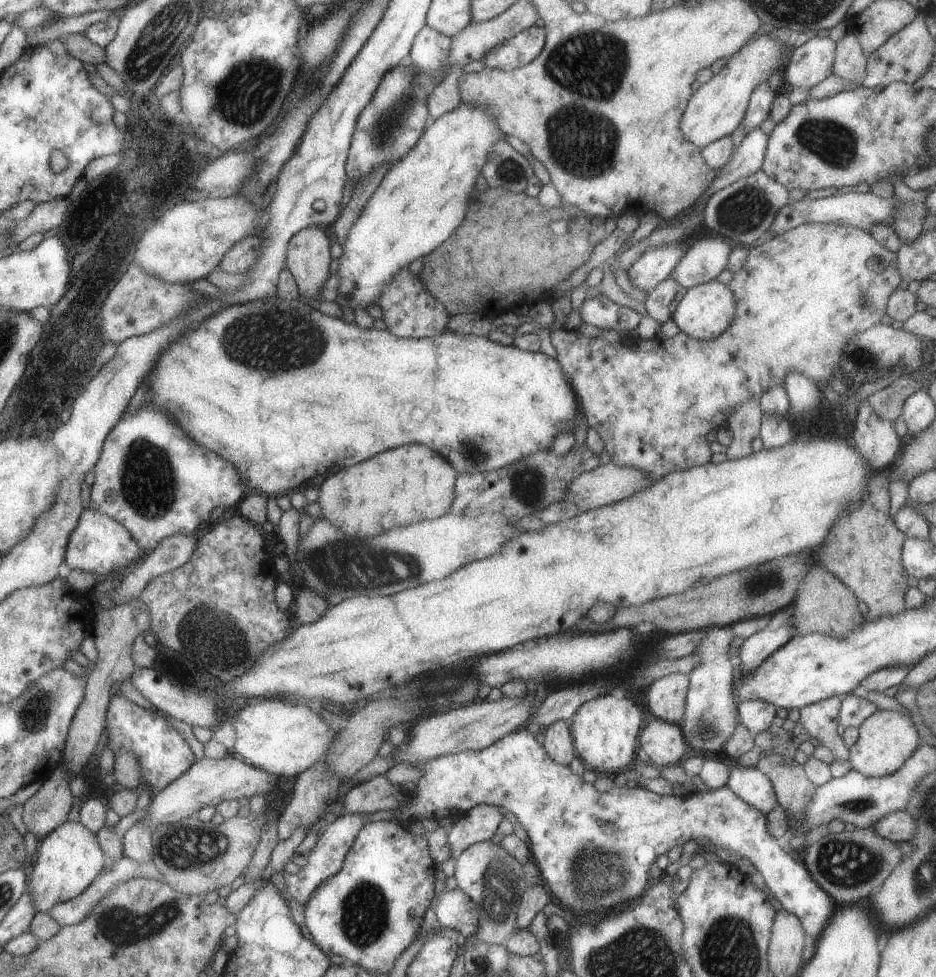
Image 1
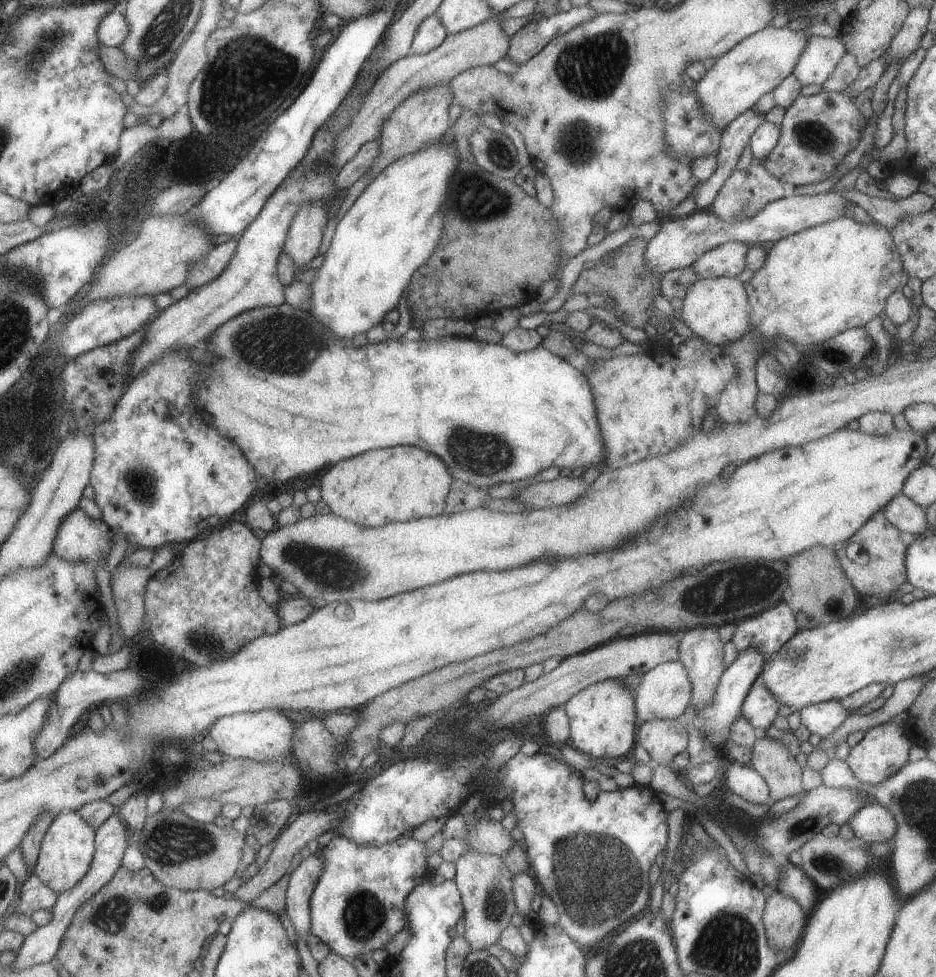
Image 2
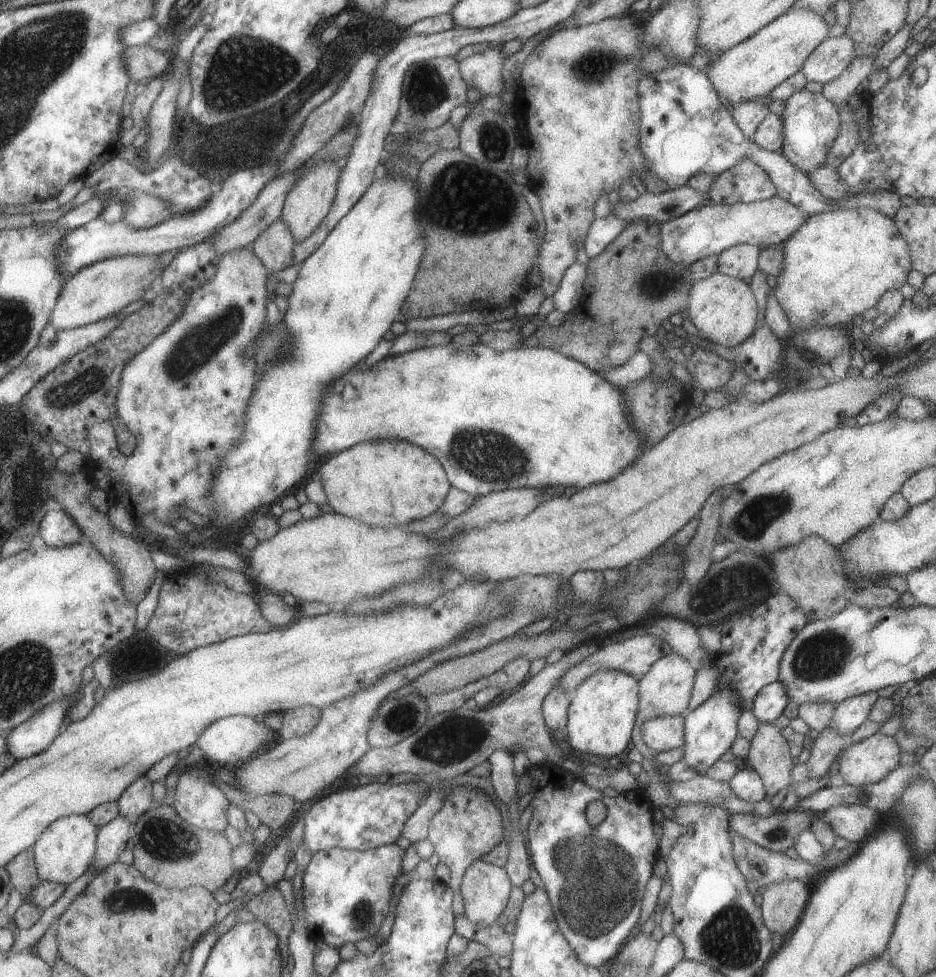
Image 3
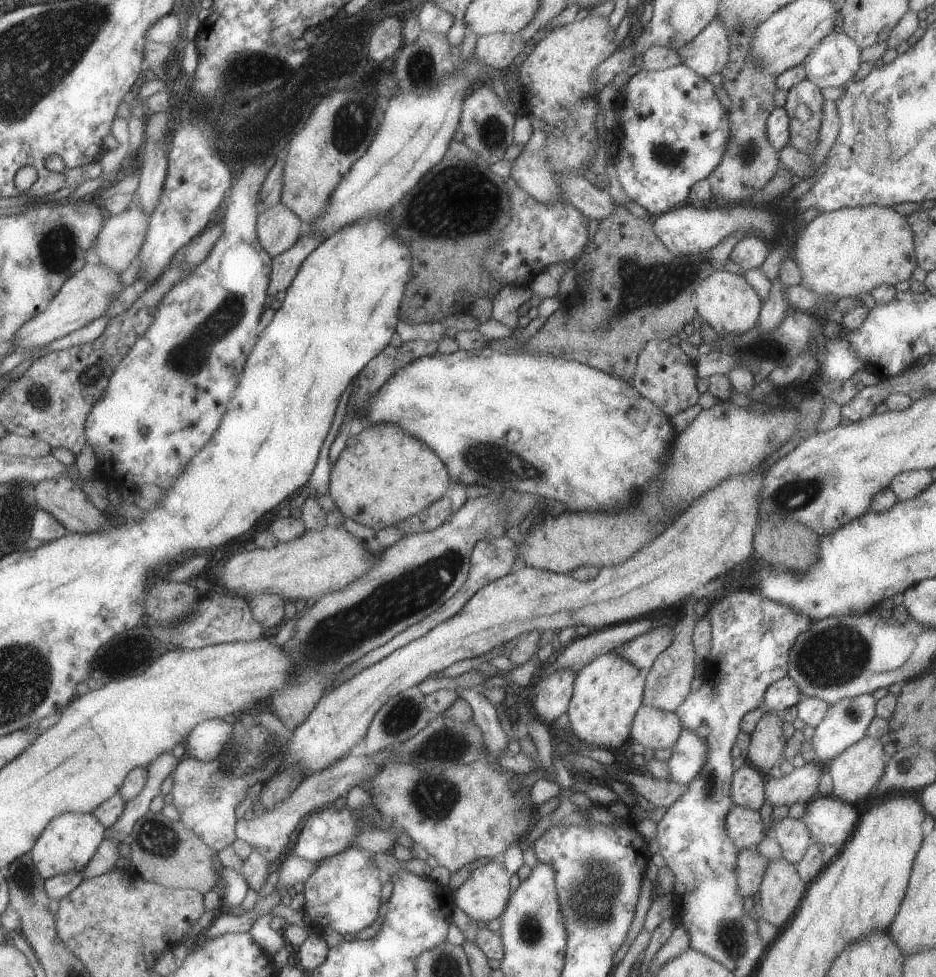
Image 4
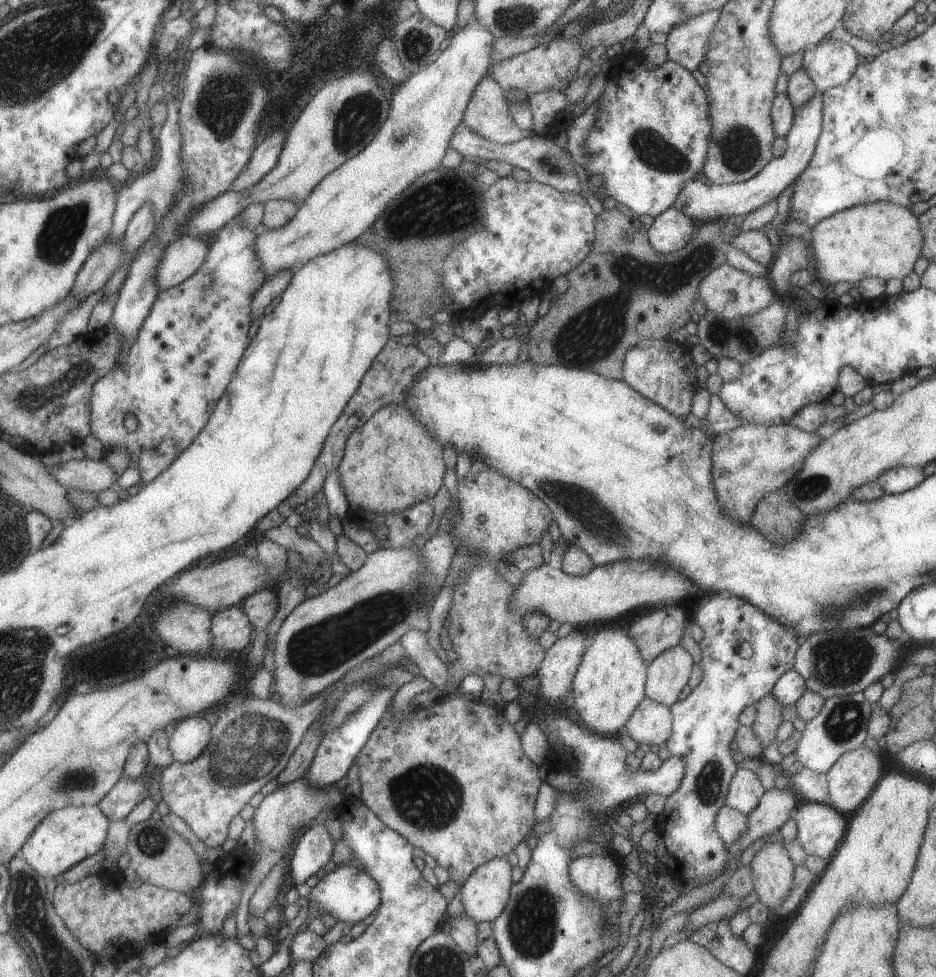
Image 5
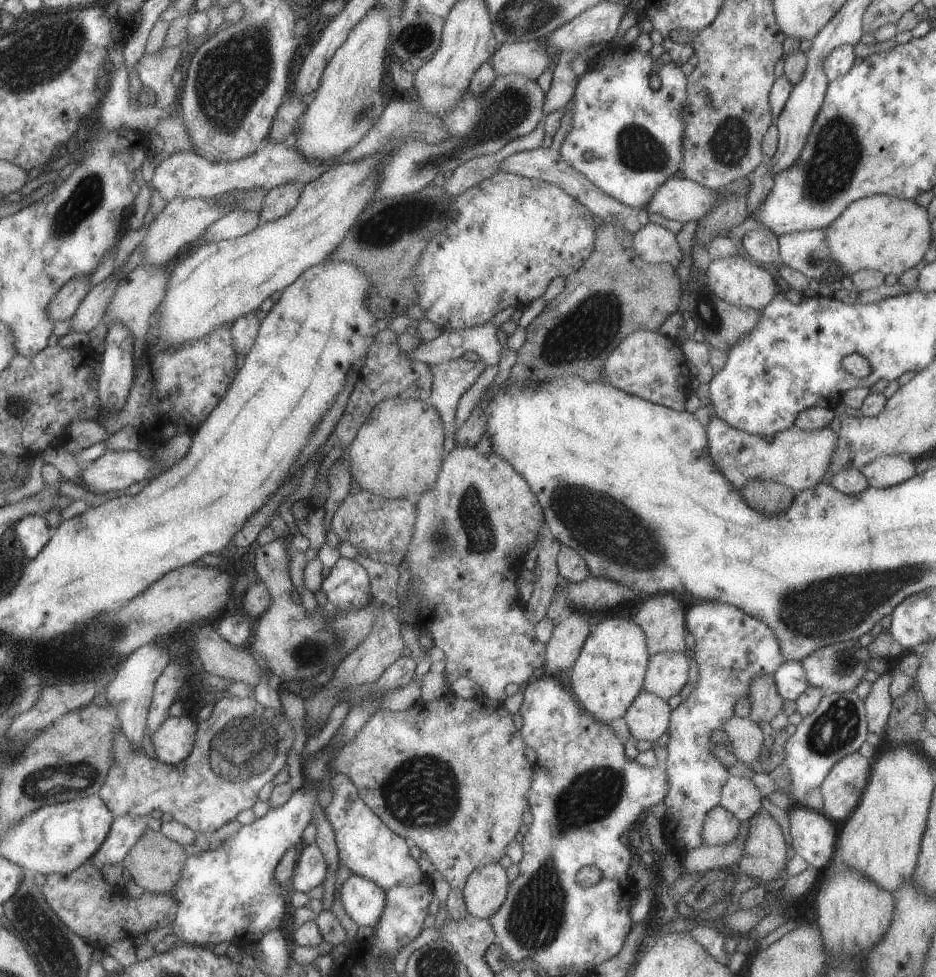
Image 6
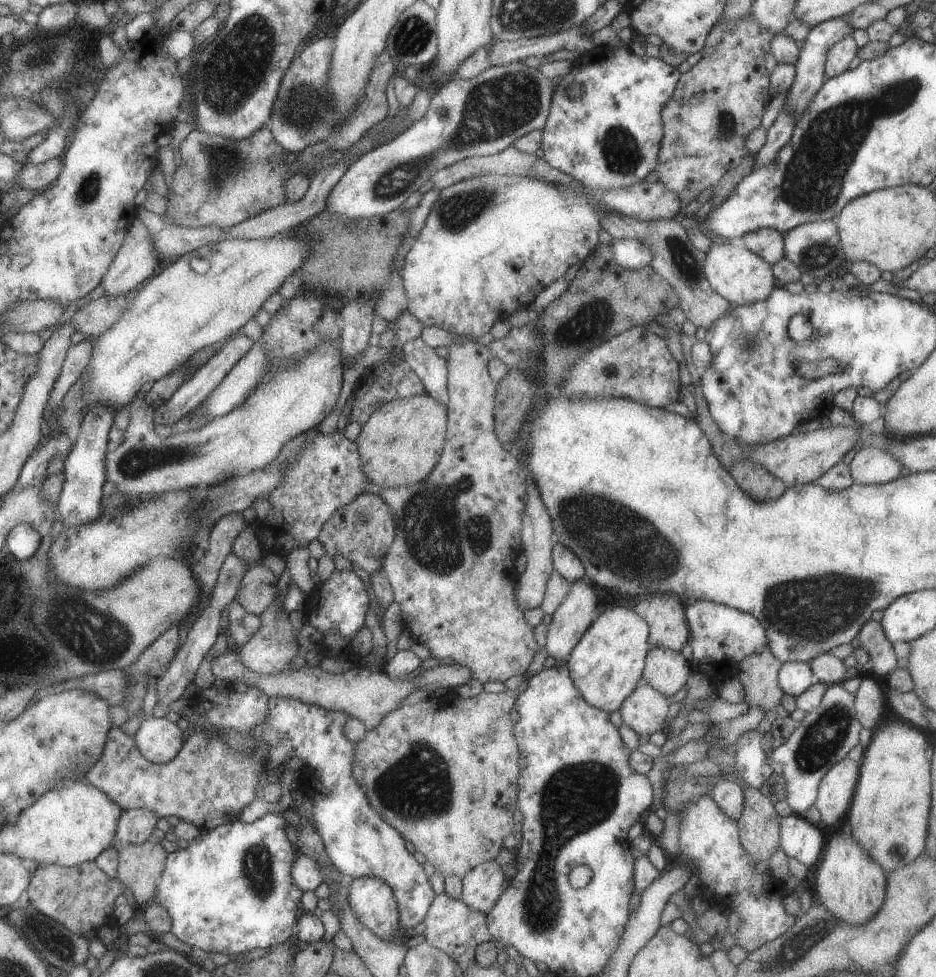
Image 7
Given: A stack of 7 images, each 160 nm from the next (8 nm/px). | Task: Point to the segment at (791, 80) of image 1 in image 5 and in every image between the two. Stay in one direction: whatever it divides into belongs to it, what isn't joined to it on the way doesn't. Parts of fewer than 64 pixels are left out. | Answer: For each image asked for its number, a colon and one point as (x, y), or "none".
2: (818, 57)
3: (826, 61)
4: (833, 61)
5: (829, 63)

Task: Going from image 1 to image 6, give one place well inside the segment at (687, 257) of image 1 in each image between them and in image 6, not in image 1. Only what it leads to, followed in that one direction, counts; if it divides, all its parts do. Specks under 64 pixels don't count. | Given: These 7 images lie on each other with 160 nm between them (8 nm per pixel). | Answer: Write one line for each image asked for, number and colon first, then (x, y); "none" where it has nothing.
2: (725, 260)
3: (739, 261)
4: (749, 252)
5: (754, 244)
6: (761, 245)

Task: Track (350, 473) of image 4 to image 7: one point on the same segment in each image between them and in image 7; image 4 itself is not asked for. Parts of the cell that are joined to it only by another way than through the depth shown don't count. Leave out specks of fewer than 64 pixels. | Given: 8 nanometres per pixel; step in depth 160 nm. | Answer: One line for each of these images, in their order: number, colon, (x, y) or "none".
5: (391, 462)
6: (396, 454)
7: (398, 445)

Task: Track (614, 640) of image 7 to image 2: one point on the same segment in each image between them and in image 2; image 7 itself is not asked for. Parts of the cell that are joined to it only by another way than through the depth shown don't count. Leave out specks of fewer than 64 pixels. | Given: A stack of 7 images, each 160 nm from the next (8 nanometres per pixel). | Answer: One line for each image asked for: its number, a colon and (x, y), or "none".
2: (601, 717)
3: (601, 712)
4: (606, 693)
5: (608, 684)
6: (607, 675)

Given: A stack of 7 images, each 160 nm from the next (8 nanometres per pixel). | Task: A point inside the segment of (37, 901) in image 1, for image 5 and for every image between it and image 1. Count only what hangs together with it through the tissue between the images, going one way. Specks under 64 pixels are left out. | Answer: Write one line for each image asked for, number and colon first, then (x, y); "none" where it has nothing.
2: (68, 850)
3: (67, 849)
4: (70, 841)
5: (65, 838)

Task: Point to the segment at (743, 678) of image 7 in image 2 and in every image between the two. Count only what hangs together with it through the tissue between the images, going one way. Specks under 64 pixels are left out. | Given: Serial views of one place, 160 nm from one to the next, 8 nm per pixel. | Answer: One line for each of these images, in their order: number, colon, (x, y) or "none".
2: (771, 760)
3: (769, 755)
4: (766, 744)
5: (768, 716)
6: (765, 703)

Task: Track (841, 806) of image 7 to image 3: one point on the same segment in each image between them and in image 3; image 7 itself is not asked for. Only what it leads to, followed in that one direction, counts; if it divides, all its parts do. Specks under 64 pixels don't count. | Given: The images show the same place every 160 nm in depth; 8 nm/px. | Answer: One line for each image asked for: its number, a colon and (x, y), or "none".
3: (868, 761)
4: (855, 772)
5: (851, 778)
6: (842, 788)

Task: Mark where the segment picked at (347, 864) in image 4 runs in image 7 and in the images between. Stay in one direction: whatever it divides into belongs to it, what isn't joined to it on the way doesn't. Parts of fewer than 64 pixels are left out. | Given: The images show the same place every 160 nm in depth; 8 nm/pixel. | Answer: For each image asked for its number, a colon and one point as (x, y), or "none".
5: (348, 894)
6: (363, 901)
7: (372, 902)

